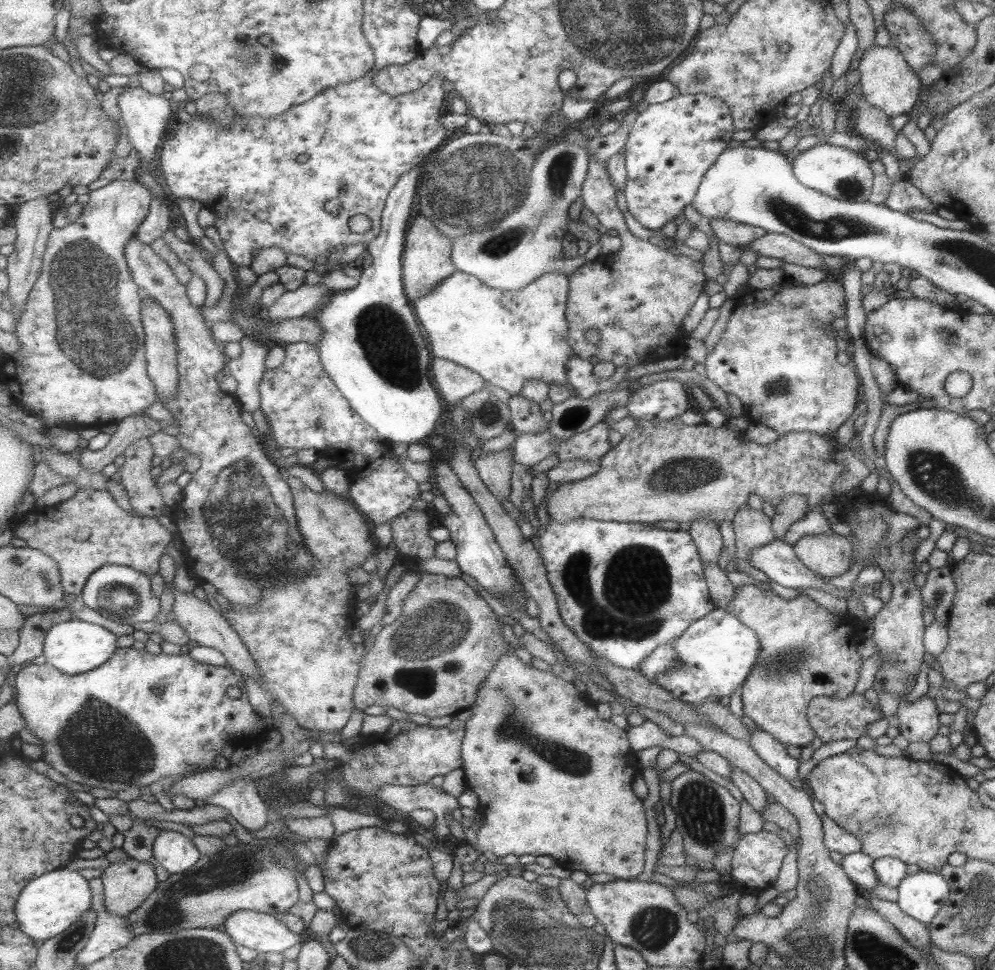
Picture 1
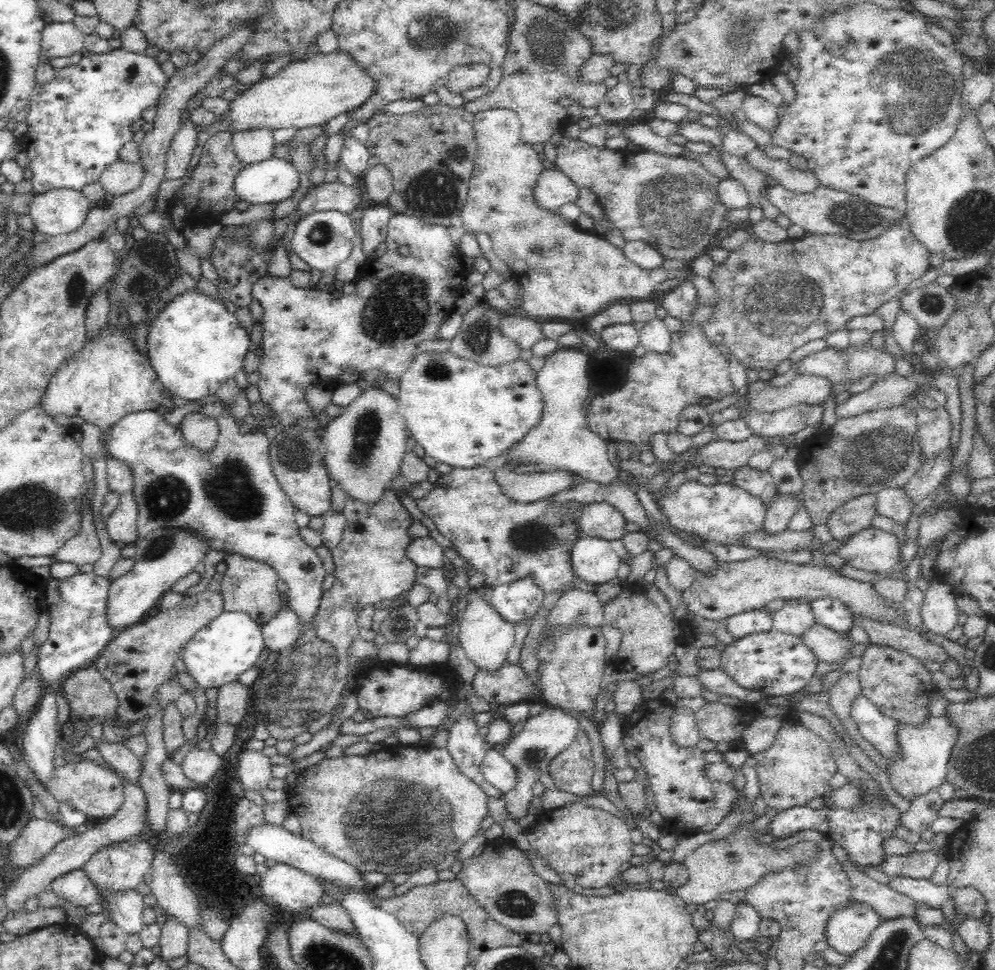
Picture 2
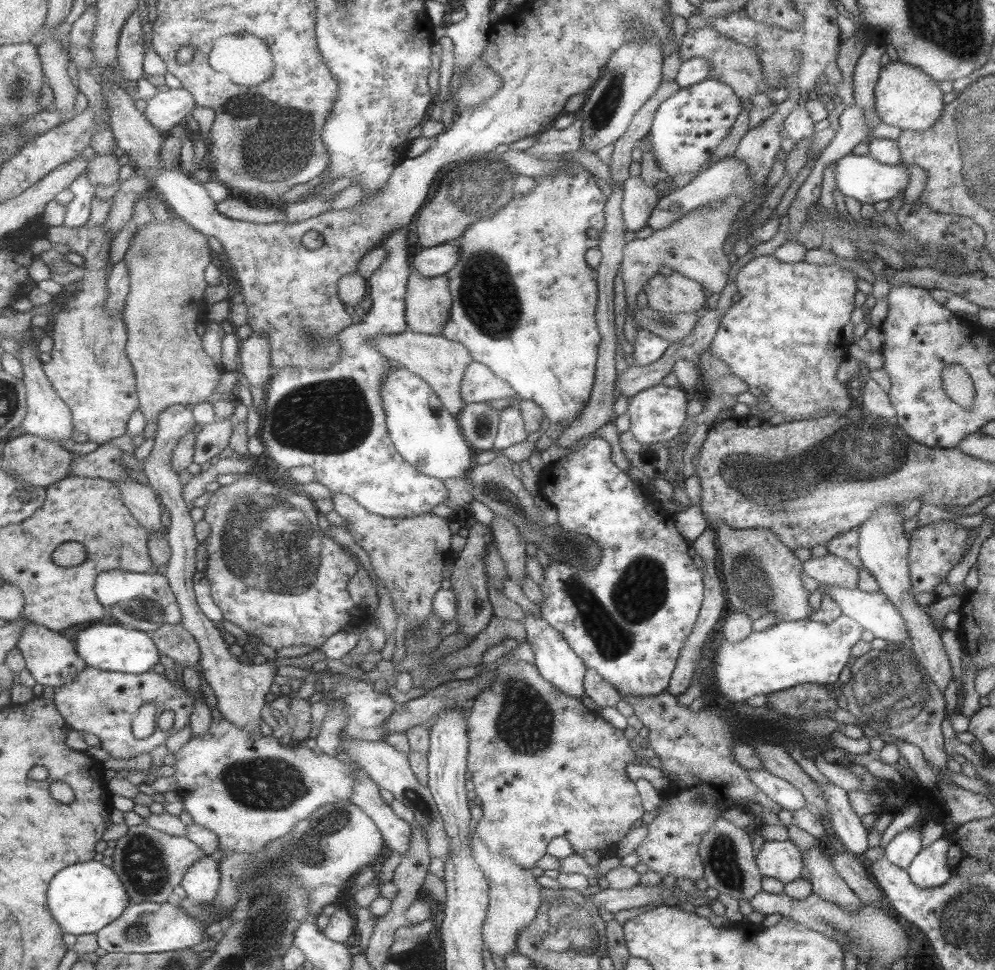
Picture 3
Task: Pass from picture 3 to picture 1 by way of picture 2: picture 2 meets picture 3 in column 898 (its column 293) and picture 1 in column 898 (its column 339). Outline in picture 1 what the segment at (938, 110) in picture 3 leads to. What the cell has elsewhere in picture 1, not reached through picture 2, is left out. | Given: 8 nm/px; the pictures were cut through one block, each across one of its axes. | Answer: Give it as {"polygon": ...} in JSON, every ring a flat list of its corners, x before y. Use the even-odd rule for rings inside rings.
{"polygon":[[878,45,866,48,859,63,859,72,864,100,886,112,889,117,908,115,918,103,923,84,897,48]]}

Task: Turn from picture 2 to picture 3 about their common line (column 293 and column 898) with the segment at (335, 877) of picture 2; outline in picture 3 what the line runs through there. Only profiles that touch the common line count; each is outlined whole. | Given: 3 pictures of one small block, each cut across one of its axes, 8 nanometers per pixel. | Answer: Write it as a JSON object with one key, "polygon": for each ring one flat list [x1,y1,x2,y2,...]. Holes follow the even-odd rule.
{"polygon":[[908,827,894,835,885,846,885,857,896,866,906,869,922,850,922,830]]}

